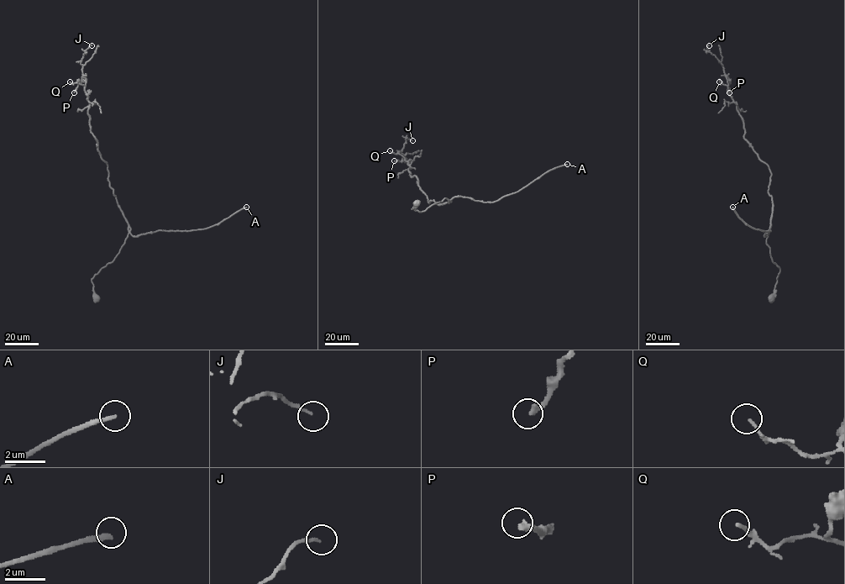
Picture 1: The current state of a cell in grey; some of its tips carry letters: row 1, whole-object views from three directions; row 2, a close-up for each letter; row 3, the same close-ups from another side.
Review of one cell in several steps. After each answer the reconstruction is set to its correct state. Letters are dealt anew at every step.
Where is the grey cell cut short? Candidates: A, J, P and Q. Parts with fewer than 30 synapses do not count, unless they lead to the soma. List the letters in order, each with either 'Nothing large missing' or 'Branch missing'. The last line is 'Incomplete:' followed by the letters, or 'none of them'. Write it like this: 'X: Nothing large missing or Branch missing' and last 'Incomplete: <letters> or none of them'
A: Branch missing
J: Nothing large missing
P: Nothing large missing
Q: Nothing large missing
Incomplete: A

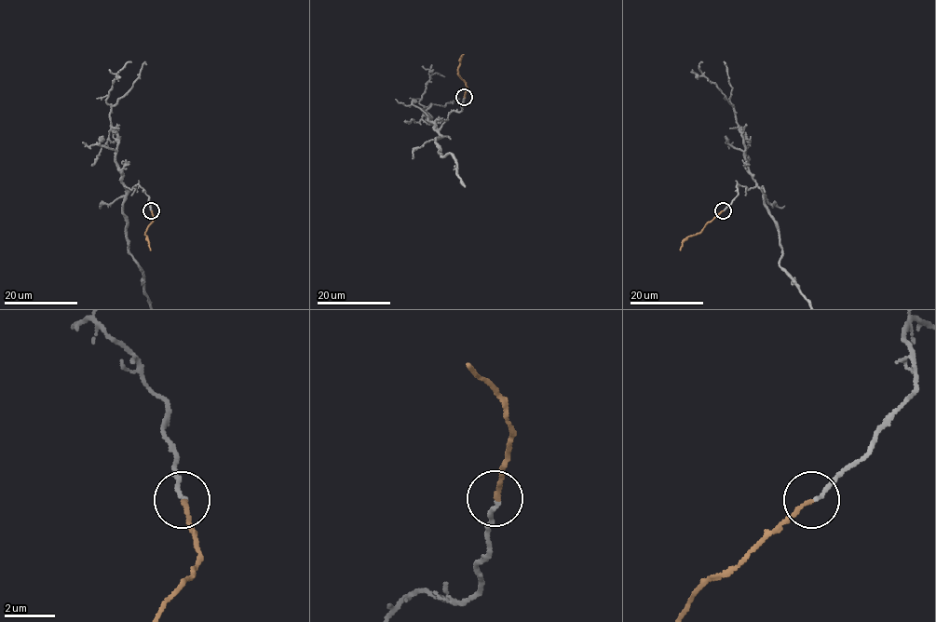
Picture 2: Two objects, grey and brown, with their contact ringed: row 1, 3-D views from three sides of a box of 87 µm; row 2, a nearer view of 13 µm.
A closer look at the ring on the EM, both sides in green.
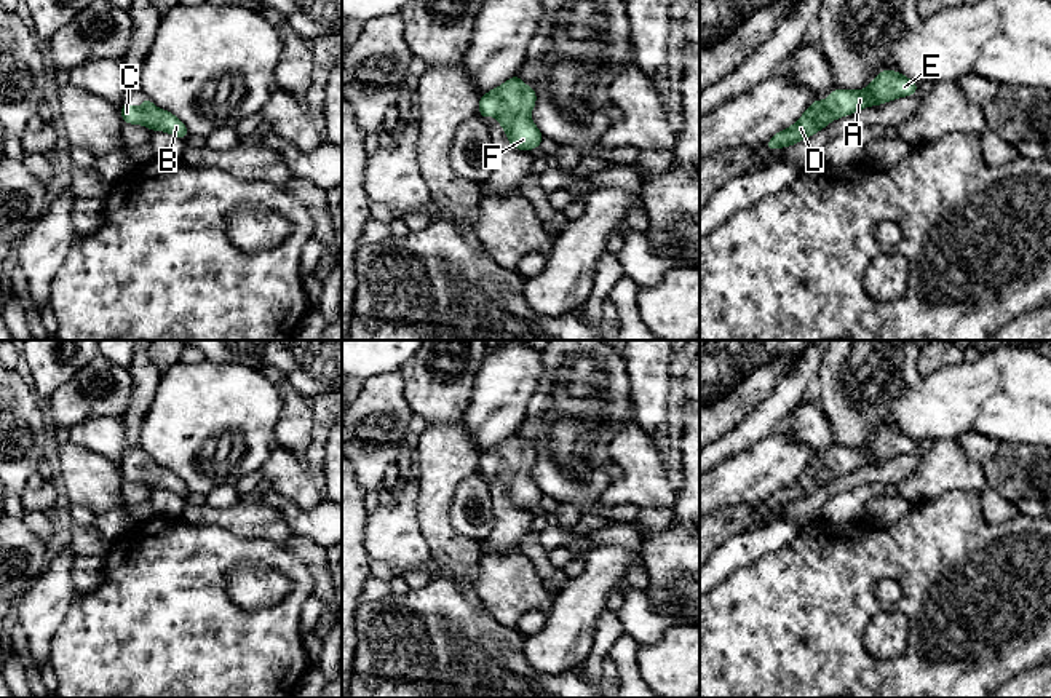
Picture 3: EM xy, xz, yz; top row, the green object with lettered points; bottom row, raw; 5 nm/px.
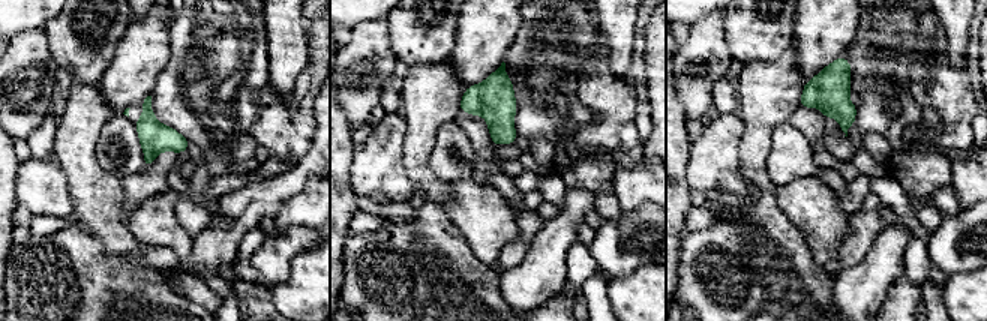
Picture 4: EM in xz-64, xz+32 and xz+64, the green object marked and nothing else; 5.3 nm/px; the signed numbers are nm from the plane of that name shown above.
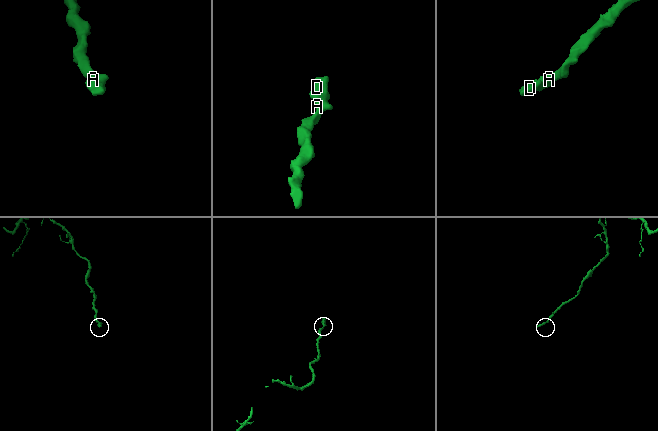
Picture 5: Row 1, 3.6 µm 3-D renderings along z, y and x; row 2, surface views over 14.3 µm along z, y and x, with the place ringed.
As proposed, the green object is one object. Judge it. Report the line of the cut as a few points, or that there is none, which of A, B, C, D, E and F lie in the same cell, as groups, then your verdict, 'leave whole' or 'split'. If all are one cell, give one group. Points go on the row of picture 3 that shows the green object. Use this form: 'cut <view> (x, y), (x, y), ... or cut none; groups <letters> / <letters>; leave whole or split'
cut none; groups A B C D E F; leave whole

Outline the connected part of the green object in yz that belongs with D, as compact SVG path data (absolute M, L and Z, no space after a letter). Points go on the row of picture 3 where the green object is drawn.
M882 70L866 89L851 91L835 88L824 102L816 97L791 128L776 133L765 147L775 150L794 145L813 136L832 120L855 113L869 105L880 105L902 96L914 96L917 86L918 83L896 70Z

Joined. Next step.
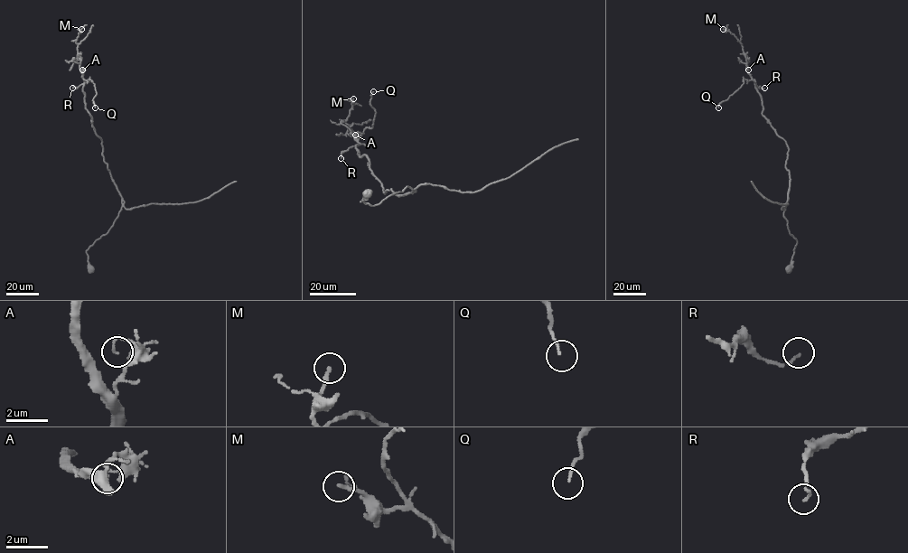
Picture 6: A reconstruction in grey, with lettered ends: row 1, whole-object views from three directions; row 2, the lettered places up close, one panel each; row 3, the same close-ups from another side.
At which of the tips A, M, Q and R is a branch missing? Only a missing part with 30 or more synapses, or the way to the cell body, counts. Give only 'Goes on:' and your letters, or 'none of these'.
Goes on: none of these

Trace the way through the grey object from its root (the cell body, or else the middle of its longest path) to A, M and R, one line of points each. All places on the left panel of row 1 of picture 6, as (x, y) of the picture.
A: (91, 269), (86, 250), (107, 231), (122, 205), (104, 162), (101, 139), (86, 108), (82, 70)
M: (91, 269), (86, 250), (107, 231), (122, 205), (104, 162), (101, 139), (86, 108), (75, 42), (81, 29)
R: (91, 269), (86, 250), (113, 225), (122, 198), (86, 108), (84, 83), (72, 88)

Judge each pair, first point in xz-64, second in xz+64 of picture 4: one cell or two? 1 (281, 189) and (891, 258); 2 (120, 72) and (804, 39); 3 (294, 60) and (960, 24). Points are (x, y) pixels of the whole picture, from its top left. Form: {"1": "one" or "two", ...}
{"1": "one", "2": "one", "3": "one"}

